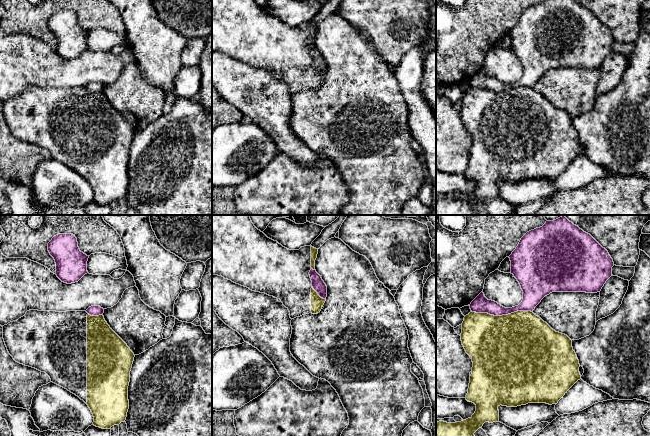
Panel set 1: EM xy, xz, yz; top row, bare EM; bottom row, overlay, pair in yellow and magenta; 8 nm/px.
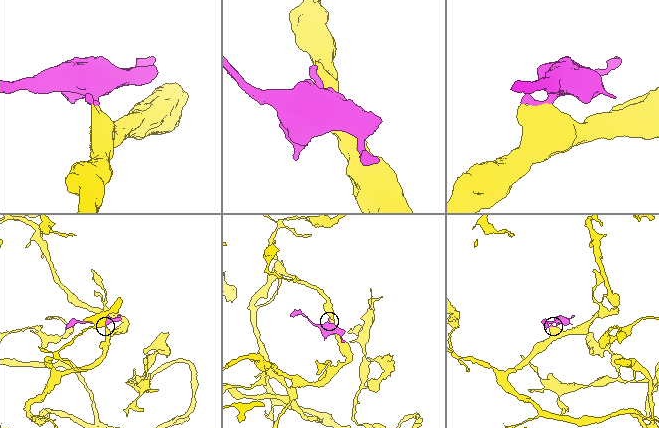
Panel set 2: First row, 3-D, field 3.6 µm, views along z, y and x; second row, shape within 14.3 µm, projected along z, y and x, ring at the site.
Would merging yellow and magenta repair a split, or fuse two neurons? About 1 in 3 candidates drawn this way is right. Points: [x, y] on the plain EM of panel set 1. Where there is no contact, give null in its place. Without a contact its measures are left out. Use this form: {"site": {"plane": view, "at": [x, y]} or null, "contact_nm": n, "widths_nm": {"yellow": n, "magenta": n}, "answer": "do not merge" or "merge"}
{"site": {"plane": "yz", "at": [497, 92]}, "contact_nm": 420, "widths_nm": {"yellow": 500, "magenta": 140}, "answer": "do not merge"}

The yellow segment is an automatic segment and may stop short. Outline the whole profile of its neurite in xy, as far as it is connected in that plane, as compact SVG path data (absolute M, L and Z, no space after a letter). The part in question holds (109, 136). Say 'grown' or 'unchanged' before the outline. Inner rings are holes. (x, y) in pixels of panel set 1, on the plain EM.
grown | M29 86L17 97L3 103L3 115L13 135L25 142L45 148L51 158L78 172L90 184L93 201L111 205L125 198L129 185L128 162L134 129L127 120L110 104L103 91L91 92L86 87L38 87Z

